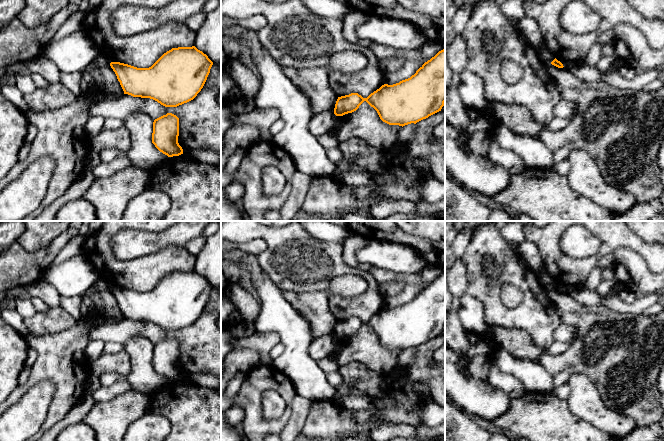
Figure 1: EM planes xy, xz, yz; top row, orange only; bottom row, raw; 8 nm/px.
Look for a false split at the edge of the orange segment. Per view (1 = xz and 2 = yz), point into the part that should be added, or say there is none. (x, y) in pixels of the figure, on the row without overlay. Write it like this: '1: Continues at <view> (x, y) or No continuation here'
1: No continuation here
2: No continuation here

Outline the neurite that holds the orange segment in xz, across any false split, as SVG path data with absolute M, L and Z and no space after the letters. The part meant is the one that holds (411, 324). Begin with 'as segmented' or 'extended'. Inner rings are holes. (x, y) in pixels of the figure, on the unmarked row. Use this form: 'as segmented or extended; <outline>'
as segmented; M445 272L410 302L393 309L384 308L367 322L358 317L338 321L334 338L352 337L364 325L377 335L383 346L402 351L441 335L445 327Z

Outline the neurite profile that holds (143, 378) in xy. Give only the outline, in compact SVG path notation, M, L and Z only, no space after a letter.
M136 336L123 345L130 357L131 372L126 379L132 390L150 396L170 382L152 367L154 344L150 340Z

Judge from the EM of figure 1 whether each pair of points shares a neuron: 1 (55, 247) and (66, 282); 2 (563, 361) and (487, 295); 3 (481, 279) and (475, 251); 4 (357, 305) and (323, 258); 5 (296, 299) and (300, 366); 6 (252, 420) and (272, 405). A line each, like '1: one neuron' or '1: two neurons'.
1: two neurons
2: two neurons
3: one neuron
4: one neuron
5: two neurons
6: two neurons

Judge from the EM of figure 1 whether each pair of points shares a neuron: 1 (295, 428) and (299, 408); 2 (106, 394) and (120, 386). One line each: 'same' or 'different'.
1: same
2: same

